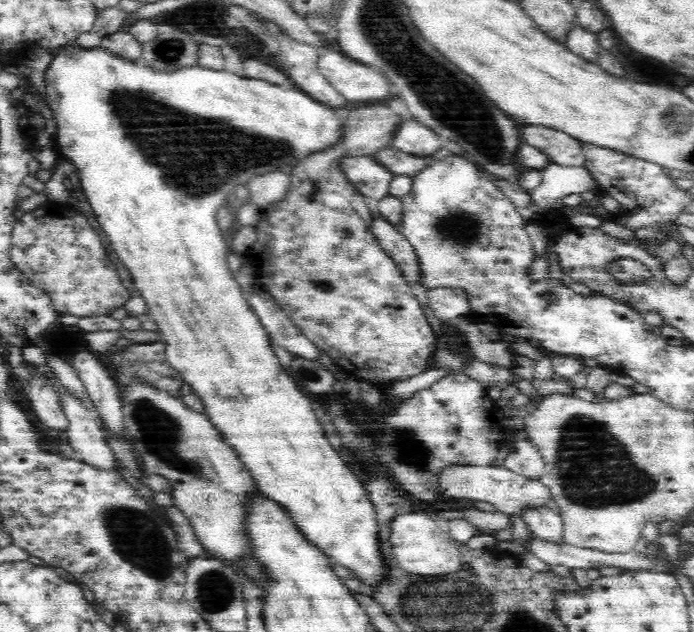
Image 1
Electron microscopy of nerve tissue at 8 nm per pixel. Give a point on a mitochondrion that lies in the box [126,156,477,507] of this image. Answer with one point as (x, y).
(157, 428)

